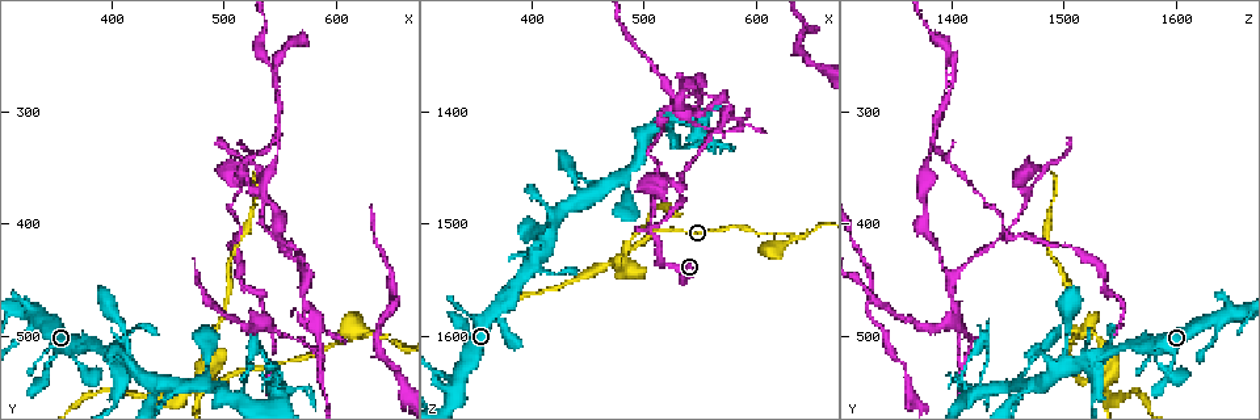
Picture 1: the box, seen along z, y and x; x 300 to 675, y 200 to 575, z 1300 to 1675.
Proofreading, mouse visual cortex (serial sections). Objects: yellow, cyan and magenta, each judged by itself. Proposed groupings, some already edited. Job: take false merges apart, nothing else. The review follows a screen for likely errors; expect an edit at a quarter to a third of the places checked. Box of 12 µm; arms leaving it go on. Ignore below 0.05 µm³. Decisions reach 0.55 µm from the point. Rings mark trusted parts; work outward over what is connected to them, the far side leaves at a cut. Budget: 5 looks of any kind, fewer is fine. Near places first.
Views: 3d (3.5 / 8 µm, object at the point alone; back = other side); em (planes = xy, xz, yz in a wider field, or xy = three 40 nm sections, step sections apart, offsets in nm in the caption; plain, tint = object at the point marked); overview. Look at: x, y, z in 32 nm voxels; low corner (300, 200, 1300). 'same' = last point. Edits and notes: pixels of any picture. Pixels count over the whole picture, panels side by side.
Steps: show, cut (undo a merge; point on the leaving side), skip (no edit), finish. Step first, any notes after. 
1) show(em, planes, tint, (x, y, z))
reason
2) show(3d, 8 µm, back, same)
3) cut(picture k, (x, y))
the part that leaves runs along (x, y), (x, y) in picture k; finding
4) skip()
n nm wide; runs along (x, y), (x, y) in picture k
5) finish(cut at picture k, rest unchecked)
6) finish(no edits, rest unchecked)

show(3d, 8 µm, back, (448, 544, 1478))
thin arm on a thick one

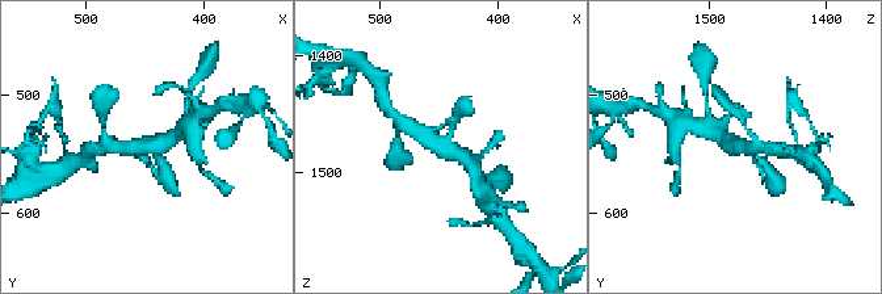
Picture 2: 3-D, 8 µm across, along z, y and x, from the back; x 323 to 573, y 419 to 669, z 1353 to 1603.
show(3d, 3.5 µm, (448, 544, 1482))
zoom in

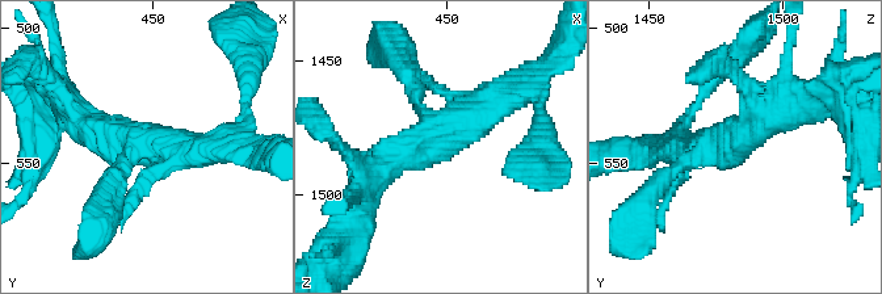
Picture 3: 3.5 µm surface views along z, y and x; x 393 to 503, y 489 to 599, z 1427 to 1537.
show(em, xy, step 5, tint, (447, 544, 1479))
4 arms; arms of 150, 200, 400, 400 nm

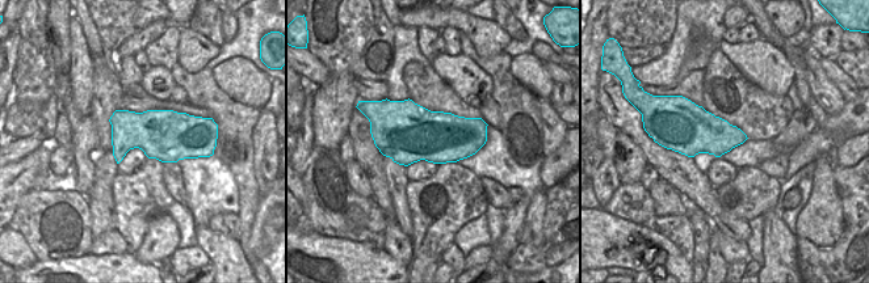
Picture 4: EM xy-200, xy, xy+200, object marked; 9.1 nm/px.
skip()
runs along (368, 183), (512, 92) in picture 3; continuous, no second cell

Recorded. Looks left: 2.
show(3d, 8 µm, (512, 396, 1446))

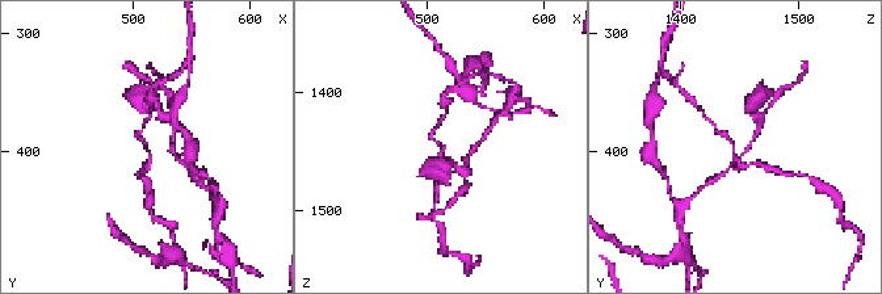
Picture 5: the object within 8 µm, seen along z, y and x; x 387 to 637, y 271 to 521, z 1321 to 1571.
show(3d, 3.5 µm, (512, 394, 1446))

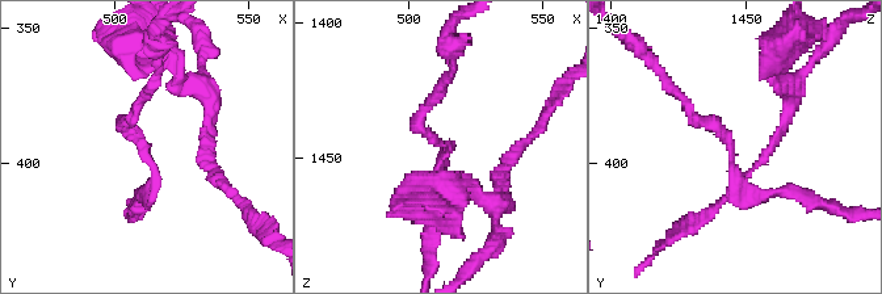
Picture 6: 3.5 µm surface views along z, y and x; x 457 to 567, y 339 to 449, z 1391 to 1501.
skip()
all the same cell

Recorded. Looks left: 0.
finish(no edits, rest unchecked)

